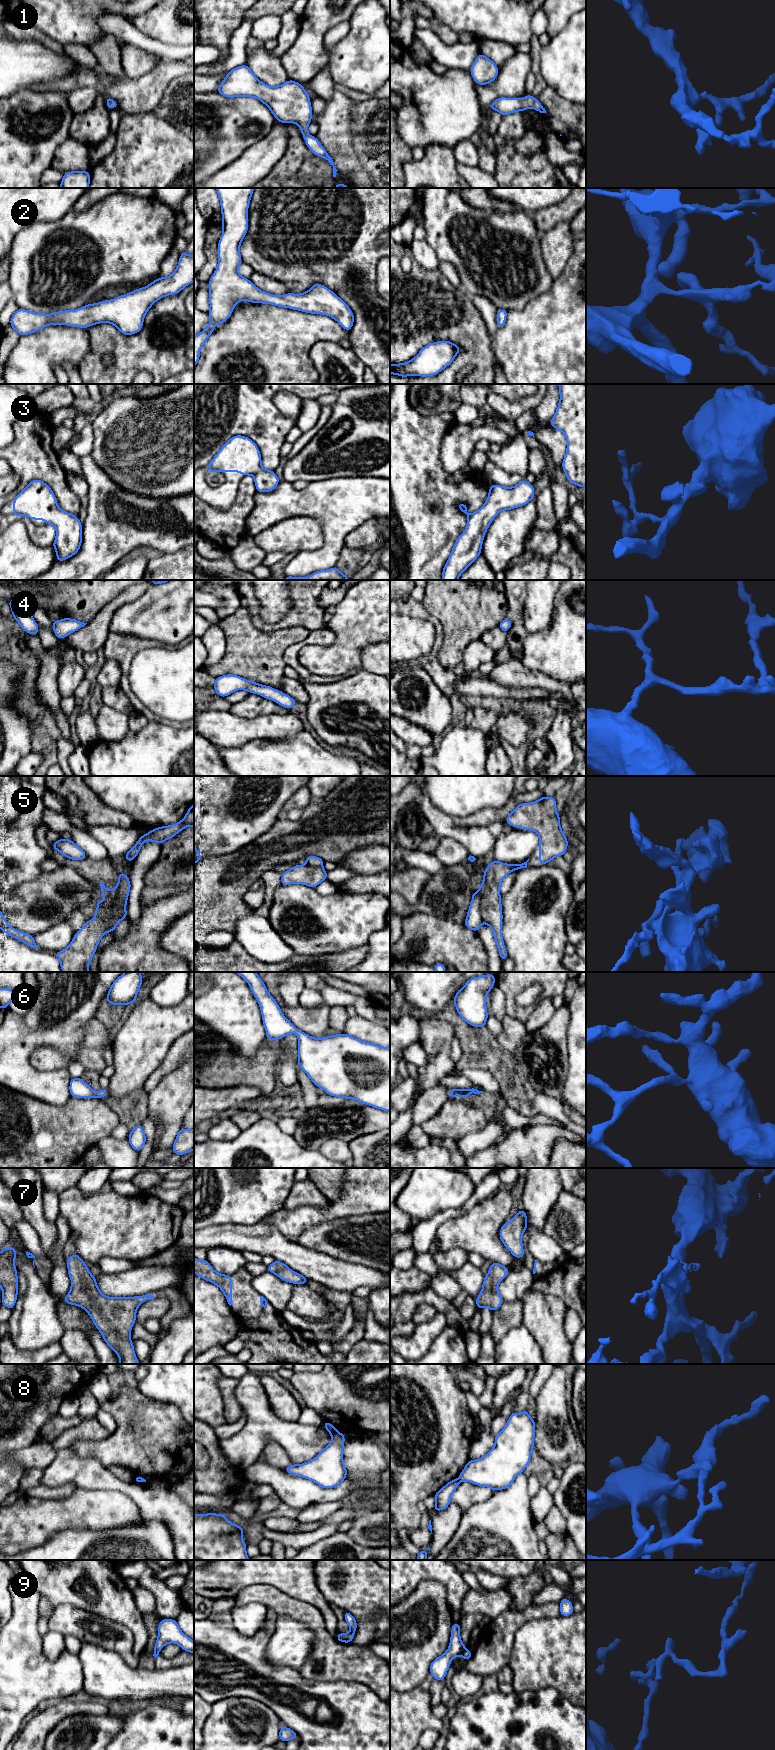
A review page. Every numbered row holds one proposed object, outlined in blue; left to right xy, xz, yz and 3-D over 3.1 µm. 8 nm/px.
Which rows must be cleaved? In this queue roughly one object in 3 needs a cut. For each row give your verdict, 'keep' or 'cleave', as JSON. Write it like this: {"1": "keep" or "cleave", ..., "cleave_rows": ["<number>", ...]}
{"1": "keep", "2": "keep", "3": "keep", "4": "keep", "5": "cleave", "6": "keep", "7": "keep", "8": "cleave", "9": "cleave", "cleave_rows": ["5", "8", "9"]}

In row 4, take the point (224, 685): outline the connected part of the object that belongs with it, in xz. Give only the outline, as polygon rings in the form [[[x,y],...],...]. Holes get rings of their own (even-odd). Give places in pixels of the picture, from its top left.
[[[226,674],[215,678],[213,688],[219,696],[224,698],[236,690],[246,690],[249,693],[258,694],[266,699],[273,700],[288,710],[298,703],[280,690],[275,690],[271,686],[258,684],[234,674]]]

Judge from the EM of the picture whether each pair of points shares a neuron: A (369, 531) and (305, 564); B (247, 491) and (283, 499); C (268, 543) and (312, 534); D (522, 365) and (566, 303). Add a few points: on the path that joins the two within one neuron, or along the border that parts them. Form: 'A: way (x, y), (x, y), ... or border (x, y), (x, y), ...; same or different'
A: border (359, 526), (345, 538), (343, 545); different
B: border (256, 492), (254, 507), (248, 515); different
C: way (279, 537), (301, 534); same
D: way (537, 350), (566, 321), (566, 318); same

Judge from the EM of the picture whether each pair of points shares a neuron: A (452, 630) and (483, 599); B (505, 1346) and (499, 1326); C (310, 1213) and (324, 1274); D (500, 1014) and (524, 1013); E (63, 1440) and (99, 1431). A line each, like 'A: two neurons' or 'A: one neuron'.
A: one neuron
B: two neurons
C: two neurons
D: two neurons
E: one neuron

